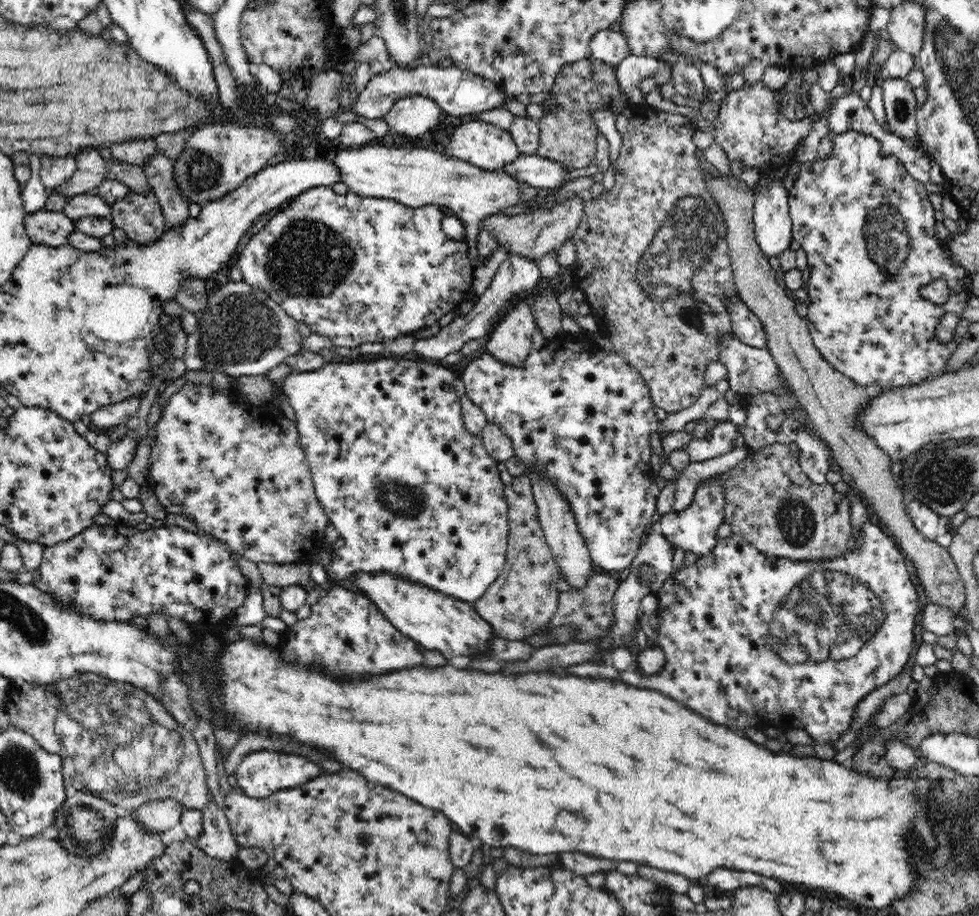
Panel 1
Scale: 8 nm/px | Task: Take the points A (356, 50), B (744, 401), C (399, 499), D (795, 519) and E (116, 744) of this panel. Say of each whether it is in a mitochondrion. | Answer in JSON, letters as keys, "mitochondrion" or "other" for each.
{"A":"other","B":"other","C":"mitochondrion","D":"mitochondrion","E":"mitochondrion"}

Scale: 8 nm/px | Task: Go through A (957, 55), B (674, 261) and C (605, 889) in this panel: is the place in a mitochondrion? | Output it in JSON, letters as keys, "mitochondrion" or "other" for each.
{"A":"mitochondrion","B":"mitochondrion","C":"other"}

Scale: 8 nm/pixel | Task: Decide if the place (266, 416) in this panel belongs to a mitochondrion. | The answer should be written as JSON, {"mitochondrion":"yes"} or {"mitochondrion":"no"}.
{"mitochondrion":"no"}

